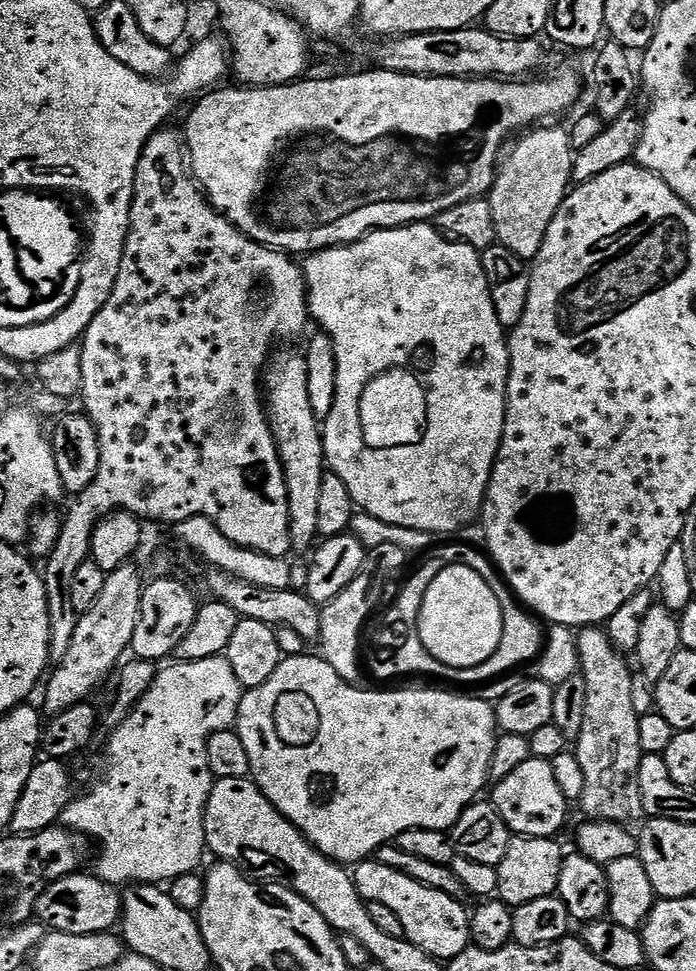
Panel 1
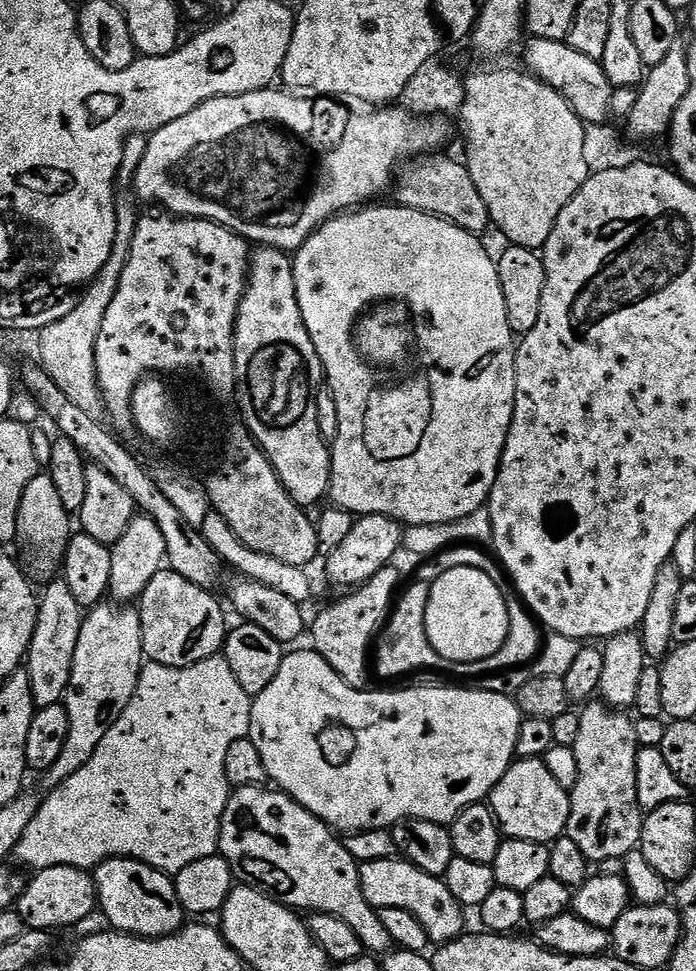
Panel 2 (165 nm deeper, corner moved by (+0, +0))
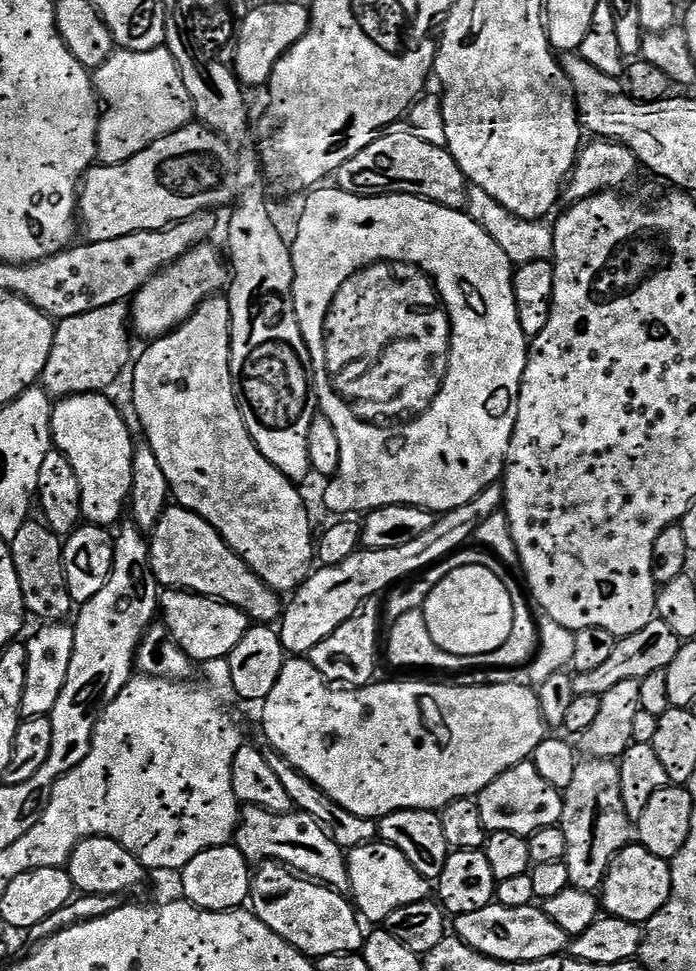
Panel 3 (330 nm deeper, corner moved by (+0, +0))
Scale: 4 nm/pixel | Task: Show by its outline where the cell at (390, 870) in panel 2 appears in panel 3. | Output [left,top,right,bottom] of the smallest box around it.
[348,842,430,925]

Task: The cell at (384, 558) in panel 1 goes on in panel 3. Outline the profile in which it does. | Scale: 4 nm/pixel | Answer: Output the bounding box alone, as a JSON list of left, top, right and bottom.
[308,602,382,689]

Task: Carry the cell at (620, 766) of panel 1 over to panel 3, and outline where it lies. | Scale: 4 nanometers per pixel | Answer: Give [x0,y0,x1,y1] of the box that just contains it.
[558,758,634,892]

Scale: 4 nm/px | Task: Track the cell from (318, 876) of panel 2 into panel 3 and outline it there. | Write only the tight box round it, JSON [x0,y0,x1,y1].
[234,807,349,892]

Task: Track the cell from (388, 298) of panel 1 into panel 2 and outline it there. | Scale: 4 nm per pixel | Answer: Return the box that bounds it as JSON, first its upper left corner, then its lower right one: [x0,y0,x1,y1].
[292,206,517,526]

